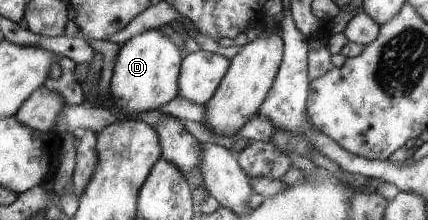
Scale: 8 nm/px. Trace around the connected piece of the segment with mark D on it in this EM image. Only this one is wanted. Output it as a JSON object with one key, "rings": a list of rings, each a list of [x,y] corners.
{"rings":[[[150,29],[134,36],[122,44],[117,52],[109,94],[117,109],[130,114],[157,110],[170,103],[179,92],[179,74],[182,68],[182,54],[170,38],[159,29]]]}

